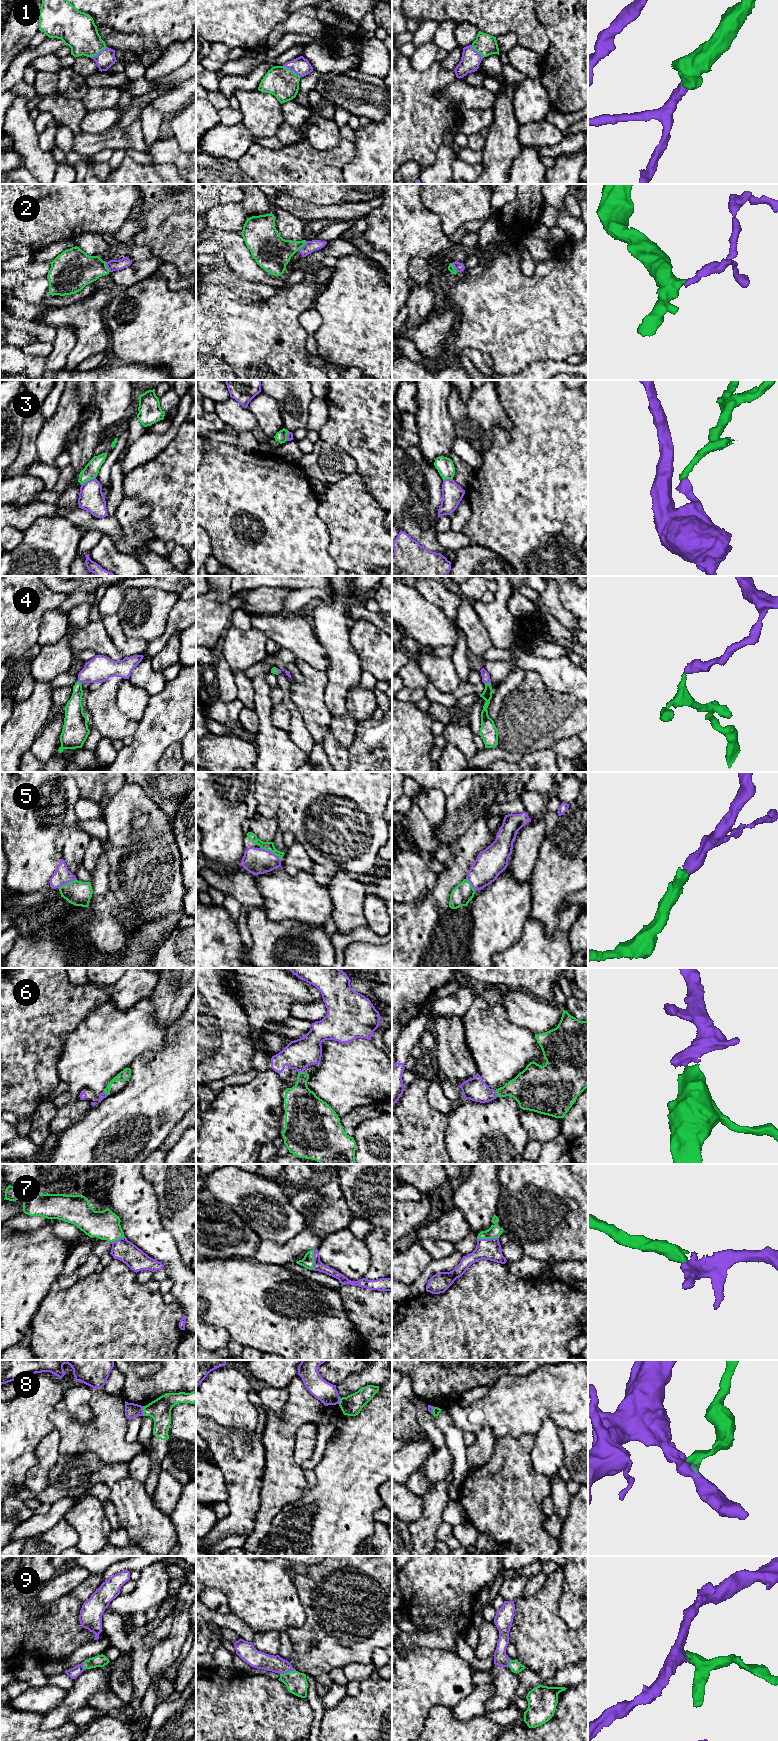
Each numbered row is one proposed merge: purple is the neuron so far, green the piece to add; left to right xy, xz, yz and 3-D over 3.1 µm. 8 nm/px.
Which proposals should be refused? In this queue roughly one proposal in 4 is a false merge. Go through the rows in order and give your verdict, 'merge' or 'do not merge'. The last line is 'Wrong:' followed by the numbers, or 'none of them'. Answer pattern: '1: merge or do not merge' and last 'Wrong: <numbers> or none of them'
1: merge
2: do not merge
3: do not merge
4: merge
5: merge
6: merge
7: merge
8: do not merge
9: merge
Wrong: 2, 3, 8

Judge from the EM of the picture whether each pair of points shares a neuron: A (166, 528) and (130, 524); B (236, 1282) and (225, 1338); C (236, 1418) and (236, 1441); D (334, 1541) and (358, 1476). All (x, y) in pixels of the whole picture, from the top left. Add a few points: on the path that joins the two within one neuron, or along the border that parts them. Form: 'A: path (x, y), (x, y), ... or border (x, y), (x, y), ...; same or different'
A: border (142, 504), (149, 508), (147, 520), (156, 538); different
B: border (206, 1322), (224, 1328), (232, 1338); different
C: border (214, 1421), (240, 1429), (248, 1437), (254, 1434); different
D: path (334, 1525), (334, 1517), (346, 1496), (346, 1492); same

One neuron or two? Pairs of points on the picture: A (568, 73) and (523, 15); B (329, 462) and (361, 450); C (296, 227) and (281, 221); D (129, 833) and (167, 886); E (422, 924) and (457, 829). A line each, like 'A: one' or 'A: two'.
A: two
B: two
C: one
D: one
E: two

